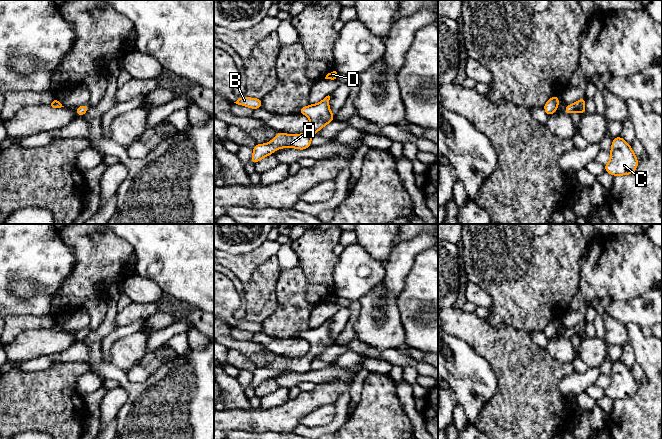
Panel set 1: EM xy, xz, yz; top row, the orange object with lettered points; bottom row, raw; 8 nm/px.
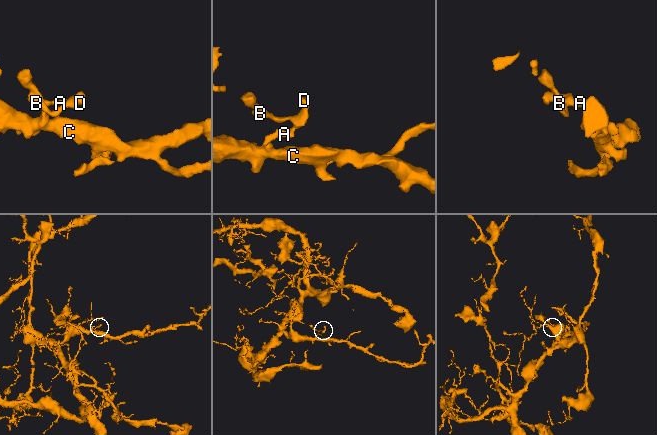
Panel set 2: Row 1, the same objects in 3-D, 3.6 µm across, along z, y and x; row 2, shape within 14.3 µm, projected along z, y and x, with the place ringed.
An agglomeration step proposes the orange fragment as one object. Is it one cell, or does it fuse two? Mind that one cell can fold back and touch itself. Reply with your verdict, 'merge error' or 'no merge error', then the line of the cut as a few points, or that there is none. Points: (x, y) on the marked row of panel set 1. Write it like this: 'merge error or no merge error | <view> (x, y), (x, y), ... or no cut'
no merge error | no cut

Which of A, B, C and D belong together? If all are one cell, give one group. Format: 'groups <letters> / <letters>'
groups A B C D

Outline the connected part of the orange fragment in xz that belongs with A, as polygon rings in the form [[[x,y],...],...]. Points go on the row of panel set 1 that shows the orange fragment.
[[[326,96],[317,104],[308,105],[298,110],[299,114],[306,115],[310,120],[310,126],[302,134],[292,135],[278,132],[272,141],[265,144],[256,144],[253,147],[253,155],[250,161],[253,164],[259,162],[262,158],[269,156],[276,149],[297,148],[305,150],[311,146],[313,134],[320,131],[325,125],[335,119],[329,107],[330,96]]]

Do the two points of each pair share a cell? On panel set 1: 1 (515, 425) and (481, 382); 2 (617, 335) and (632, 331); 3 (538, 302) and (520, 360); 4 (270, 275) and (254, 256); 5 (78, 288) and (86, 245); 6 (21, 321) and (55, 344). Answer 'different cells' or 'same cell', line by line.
1: different cells
2: different cells
3: different cells
4: different cells
5: same cell
6: different cells

